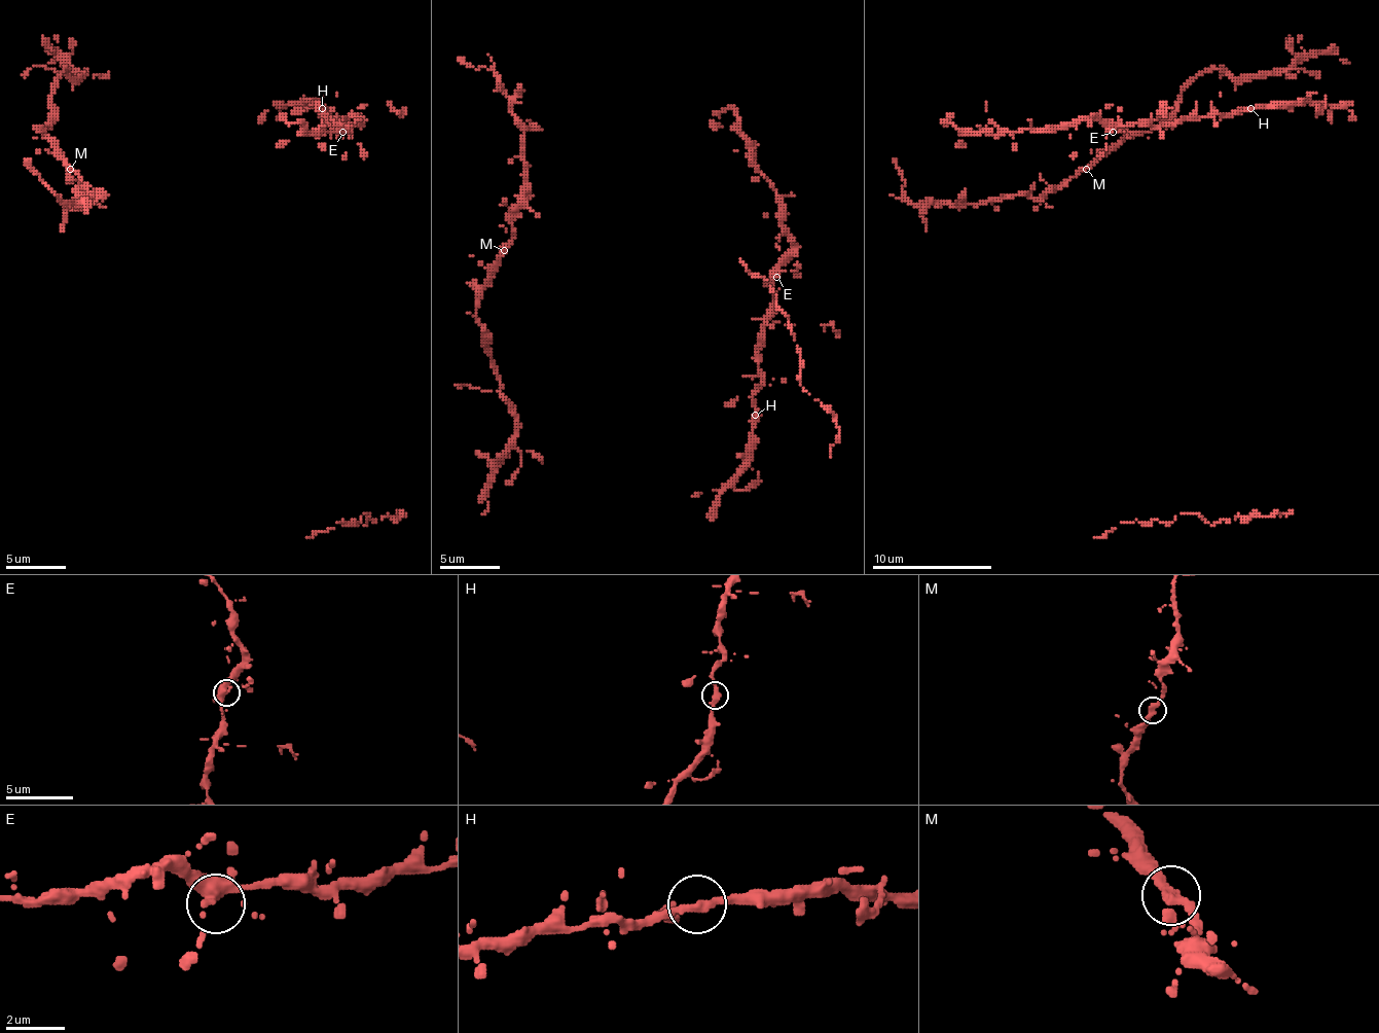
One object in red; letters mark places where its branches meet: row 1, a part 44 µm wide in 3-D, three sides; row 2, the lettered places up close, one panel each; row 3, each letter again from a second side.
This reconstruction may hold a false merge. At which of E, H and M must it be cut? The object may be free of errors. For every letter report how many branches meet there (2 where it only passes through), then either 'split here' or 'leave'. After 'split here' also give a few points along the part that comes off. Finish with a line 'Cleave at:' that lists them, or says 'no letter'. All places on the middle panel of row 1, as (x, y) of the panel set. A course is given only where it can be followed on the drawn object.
E: branches 3; leave
H: branches 2; leave
M: branches 2; leave
Cleave at: no letter

